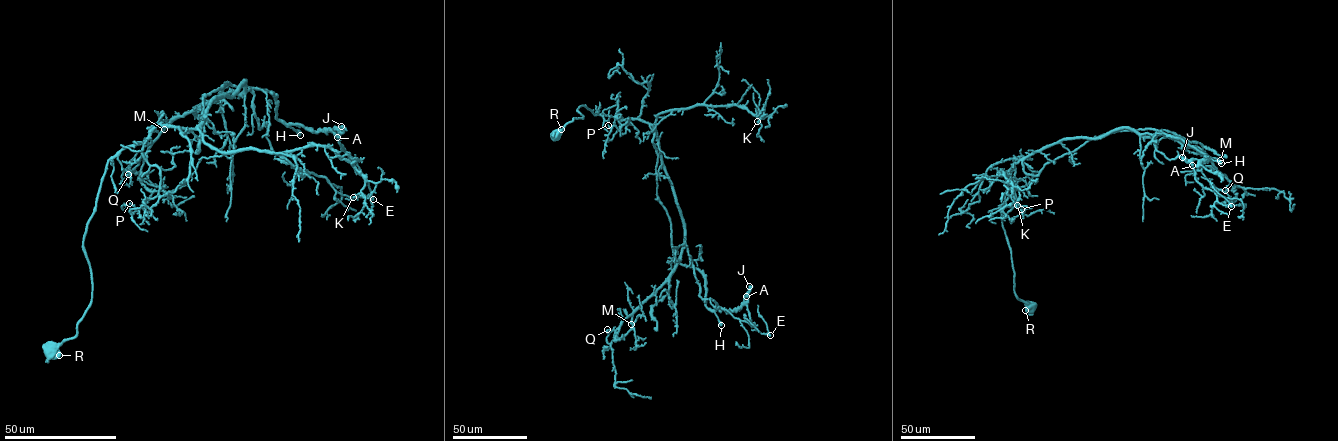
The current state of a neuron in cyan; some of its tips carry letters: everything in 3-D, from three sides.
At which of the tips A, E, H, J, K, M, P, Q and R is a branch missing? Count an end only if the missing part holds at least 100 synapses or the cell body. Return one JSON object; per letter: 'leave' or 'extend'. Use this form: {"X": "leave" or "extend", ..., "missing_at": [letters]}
{"A": "leave", "E": "leave", "H": "leave", "J": "leave", "K": "leave", "M": "extend", "P": "leave", "Q": "leave", "R": "leave", "missing_at": ["M"]}

